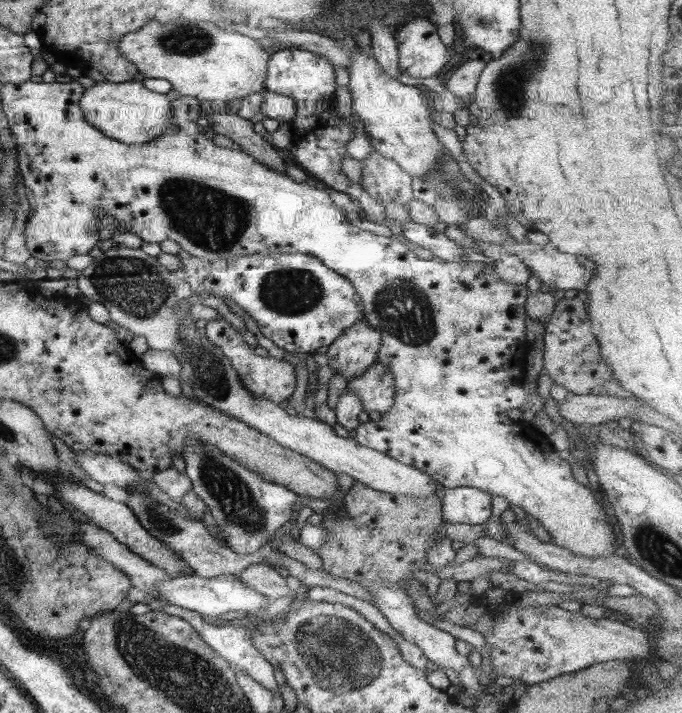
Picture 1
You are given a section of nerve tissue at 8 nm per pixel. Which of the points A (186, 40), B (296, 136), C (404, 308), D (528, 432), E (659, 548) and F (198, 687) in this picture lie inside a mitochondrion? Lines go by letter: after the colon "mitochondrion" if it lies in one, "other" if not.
A: mitochondrion
B: other
C: mitochondrion
D: other
E: mitochondrion
F: mitochondrion

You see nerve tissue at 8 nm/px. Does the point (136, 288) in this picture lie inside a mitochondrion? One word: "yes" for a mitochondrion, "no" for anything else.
yes

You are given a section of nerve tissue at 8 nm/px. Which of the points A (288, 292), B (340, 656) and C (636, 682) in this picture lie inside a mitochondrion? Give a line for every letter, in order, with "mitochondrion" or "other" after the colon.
A: mitochondrion
B: mitochondrion
C: other

